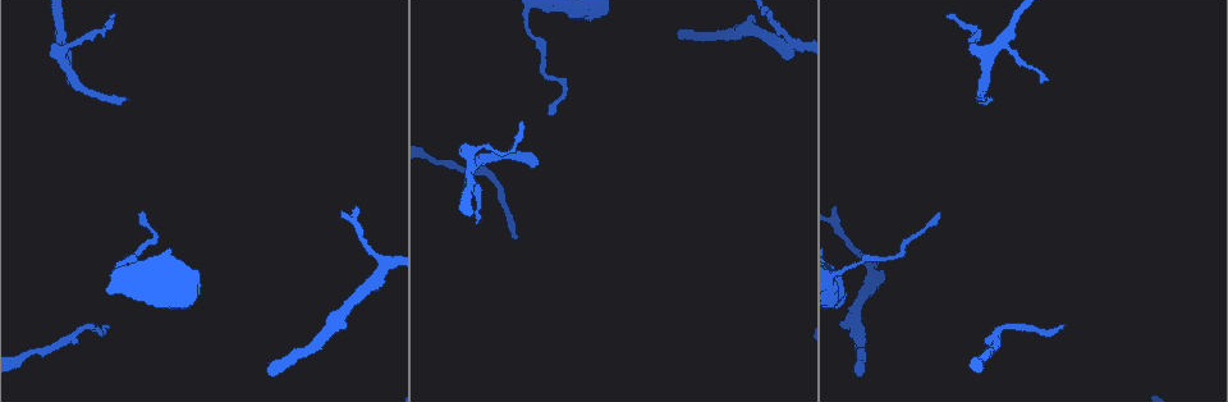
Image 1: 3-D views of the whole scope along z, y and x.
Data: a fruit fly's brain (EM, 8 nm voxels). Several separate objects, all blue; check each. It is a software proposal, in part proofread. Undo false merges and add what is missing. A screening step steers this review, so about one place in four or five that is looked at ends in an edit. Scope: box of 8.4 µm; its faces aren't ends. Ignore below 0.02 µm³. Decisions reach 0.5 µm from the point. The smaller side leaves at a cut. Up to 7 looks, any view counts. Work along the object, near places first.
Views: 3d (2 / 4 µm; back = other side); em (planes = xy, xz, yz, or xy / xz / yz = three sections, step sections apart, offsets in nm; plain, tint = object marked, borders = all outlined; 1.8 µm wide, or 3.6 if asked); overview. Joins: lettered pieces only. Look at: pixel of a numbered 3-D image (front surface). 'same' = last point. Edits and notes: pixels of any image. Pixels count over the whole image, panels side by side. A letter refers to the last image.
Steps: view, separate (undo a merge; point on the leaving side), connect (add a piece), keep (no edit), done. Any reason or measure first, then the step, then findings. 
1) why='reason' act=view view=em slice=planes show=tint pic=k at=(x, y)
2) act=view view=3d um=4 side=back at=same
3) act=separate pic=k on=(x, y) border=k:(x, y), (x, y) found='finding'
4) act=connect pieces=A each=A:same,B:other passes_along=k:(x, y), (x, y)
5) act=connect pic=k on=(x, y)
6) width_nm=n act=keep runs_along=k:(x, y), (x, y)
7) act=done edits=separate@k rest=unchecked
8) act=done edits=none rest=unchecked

why='tapers out' act=view view=3d um=2 pic=1 at=(106, 324)

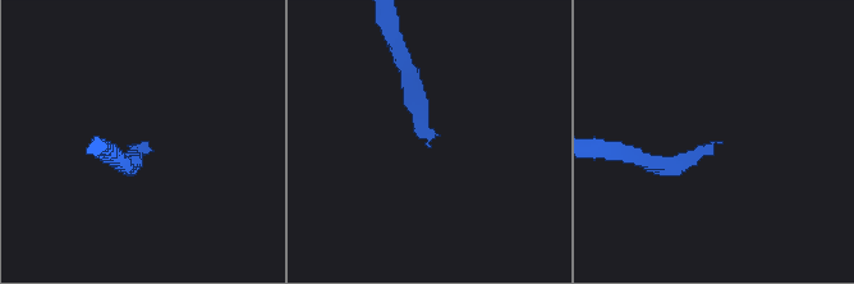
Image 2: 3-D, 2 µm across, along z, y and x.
act=view view=em slice=planes show=tint pic=2 at=(141, 142)

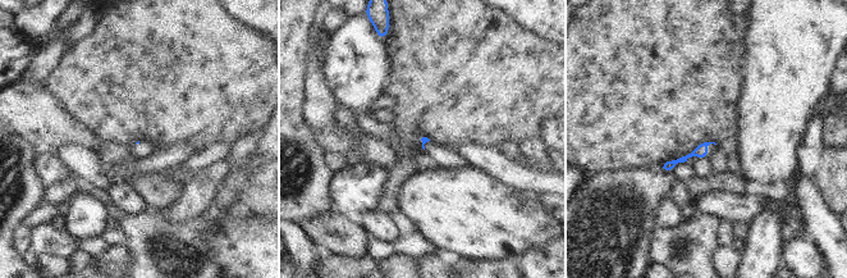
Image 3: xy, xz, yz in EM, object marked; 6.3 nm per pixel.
why='what lies round it' act=view view=em slice=planes show=borders at=same

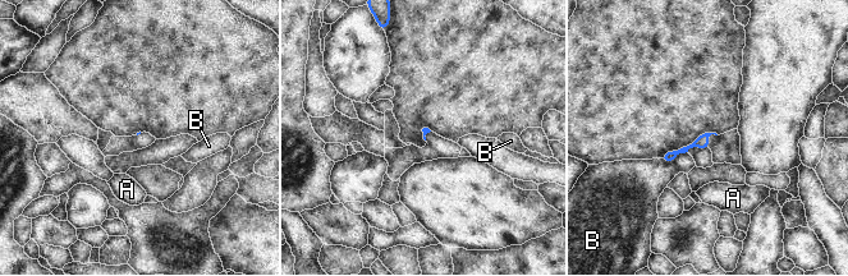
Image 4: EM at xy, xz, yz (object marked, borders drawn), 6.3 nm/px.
act=keep each=A:other,B:other runs_along=4:(705, 137), (700, 142), (667, 159) found='no lettered piece goes on from it'

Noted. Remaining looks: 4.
why='branch stops here' act=view view=em slice=xy step=8 show=borders pic=1 at=(987, 98)

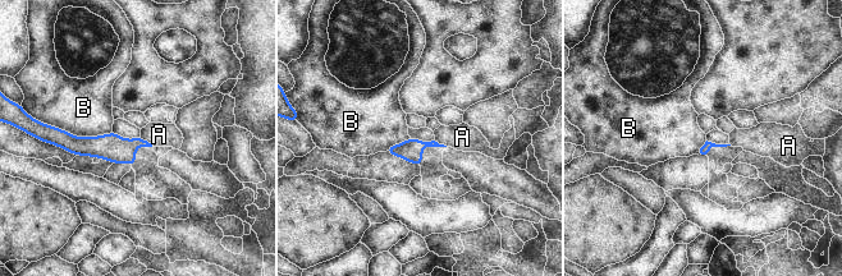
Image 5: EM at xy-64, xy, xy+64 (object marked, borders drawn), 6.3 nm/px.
why='another direction' act=view view=em slice=planes show=borders at=same

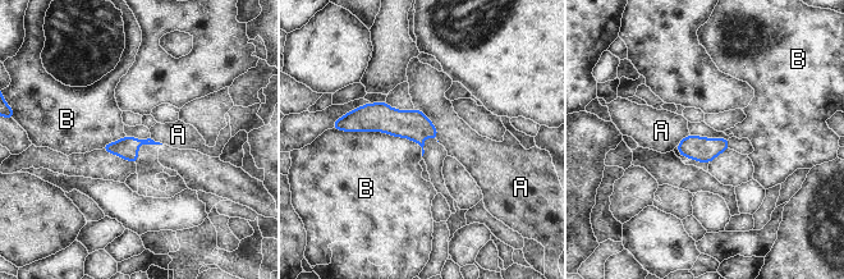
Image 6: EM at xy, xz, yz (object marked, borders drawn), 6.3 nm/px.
act=keep each=A:other,B:other found='no lettered piece goes on from it'

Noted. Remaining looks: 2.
act=done edits=none rest=unchecked

